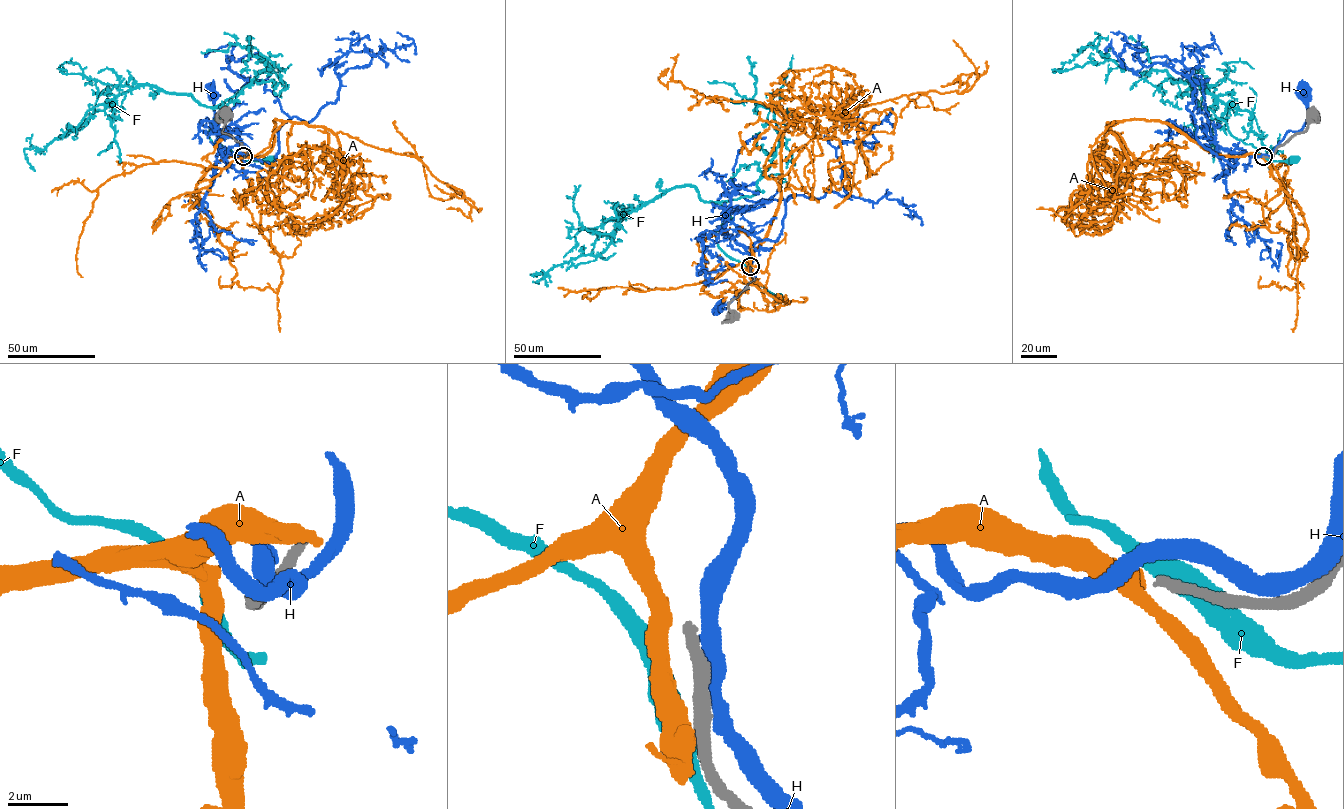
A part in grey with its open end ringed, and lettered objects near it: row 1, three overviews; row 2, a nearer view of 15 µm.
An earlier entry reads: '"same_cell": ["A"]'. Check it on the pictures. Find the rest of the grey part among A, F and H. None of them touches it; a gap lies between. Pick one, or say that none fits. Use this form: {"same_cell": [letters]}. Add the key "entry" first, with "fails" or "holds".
{"entry": "holds", "same_cell": ["A"]}

